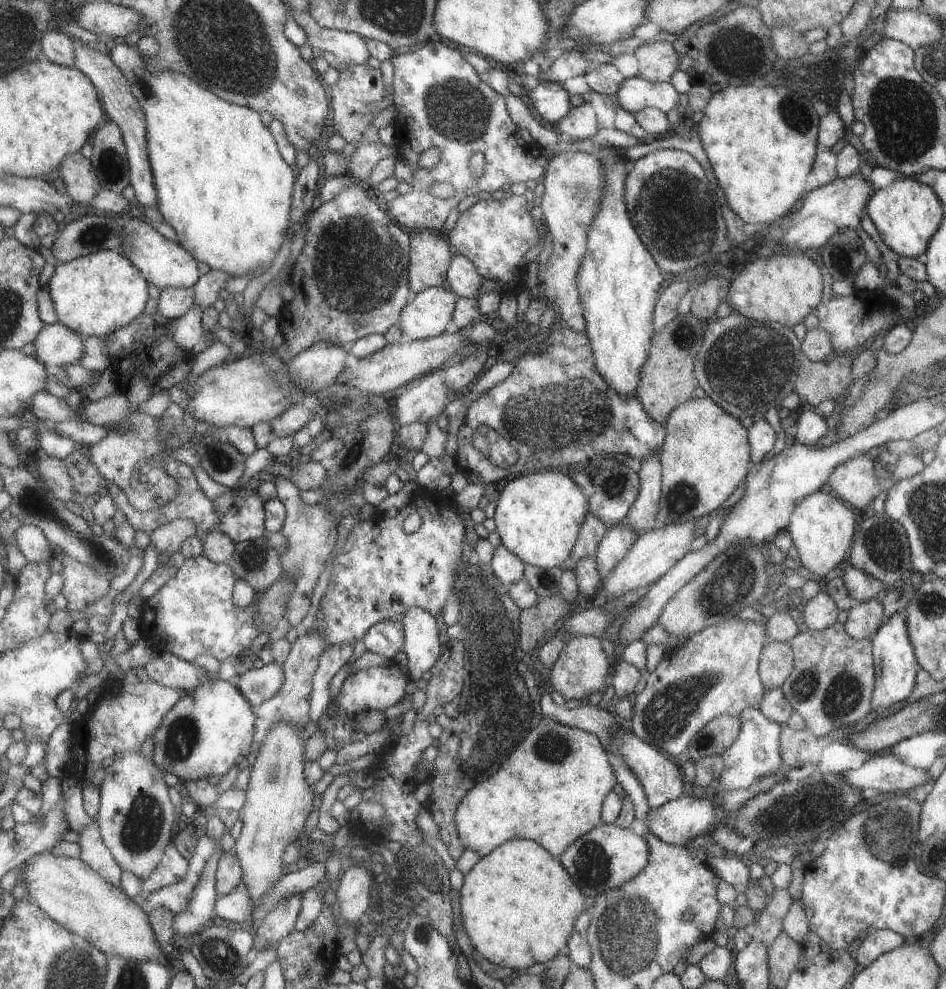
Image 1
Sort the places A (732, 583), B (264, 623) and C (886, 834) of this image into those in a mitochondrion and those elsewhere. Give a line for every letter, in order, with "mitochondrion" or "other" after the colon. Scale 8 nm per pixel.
A: mitochondrion
B: other
C: mitochondrion

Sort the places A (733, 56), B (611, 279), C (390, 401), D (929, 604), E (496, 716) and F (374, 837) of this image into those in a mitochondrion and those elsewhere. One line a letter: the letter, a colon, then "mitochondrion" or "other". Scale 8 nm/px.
A: mitochondrion
B: other
C: other
D: mitochondrion
E: mitochondrion
F: other

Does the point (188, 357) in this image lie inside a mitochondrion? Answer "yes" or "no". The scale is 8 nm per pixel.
no

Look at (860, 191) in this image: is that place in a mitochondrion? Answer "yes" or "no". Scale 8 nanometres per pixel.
no

